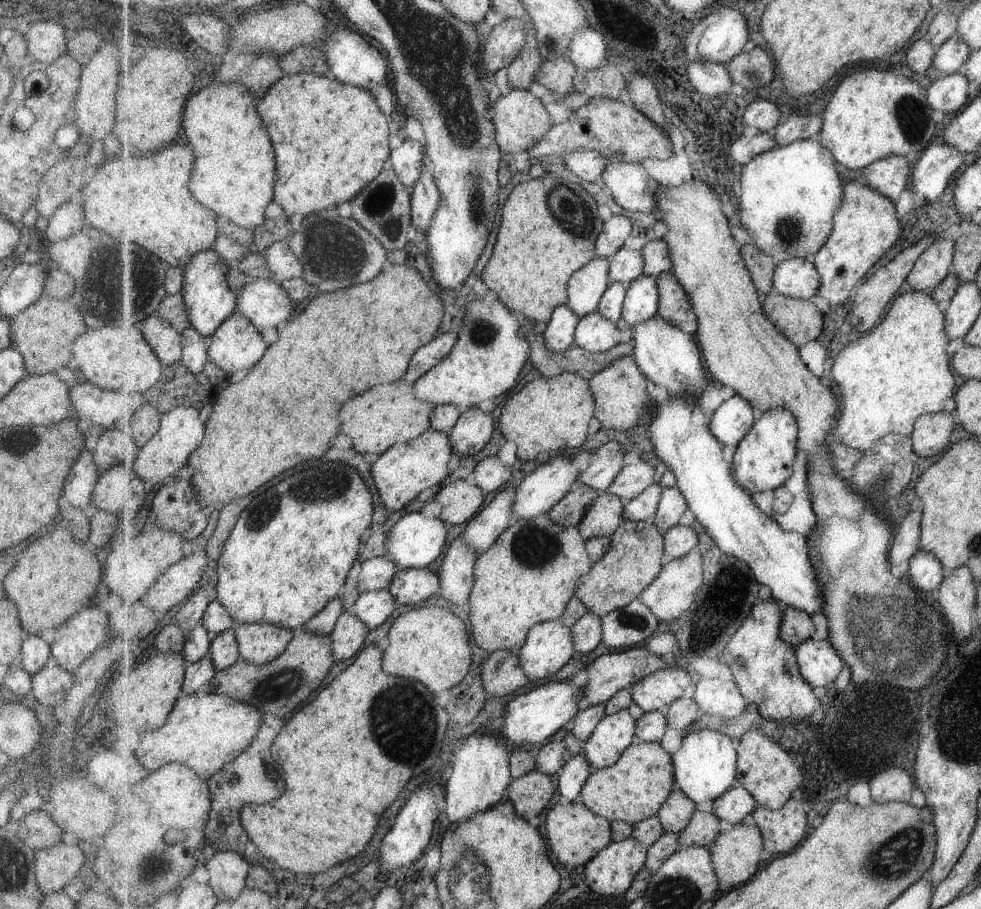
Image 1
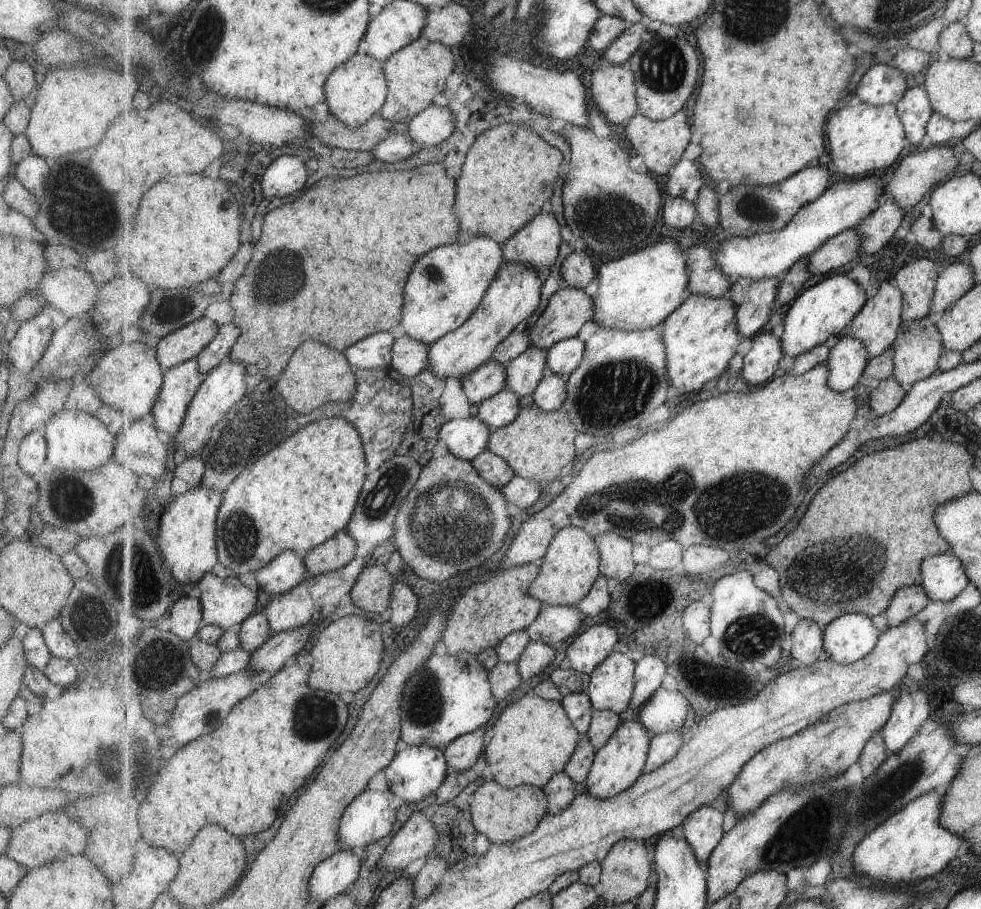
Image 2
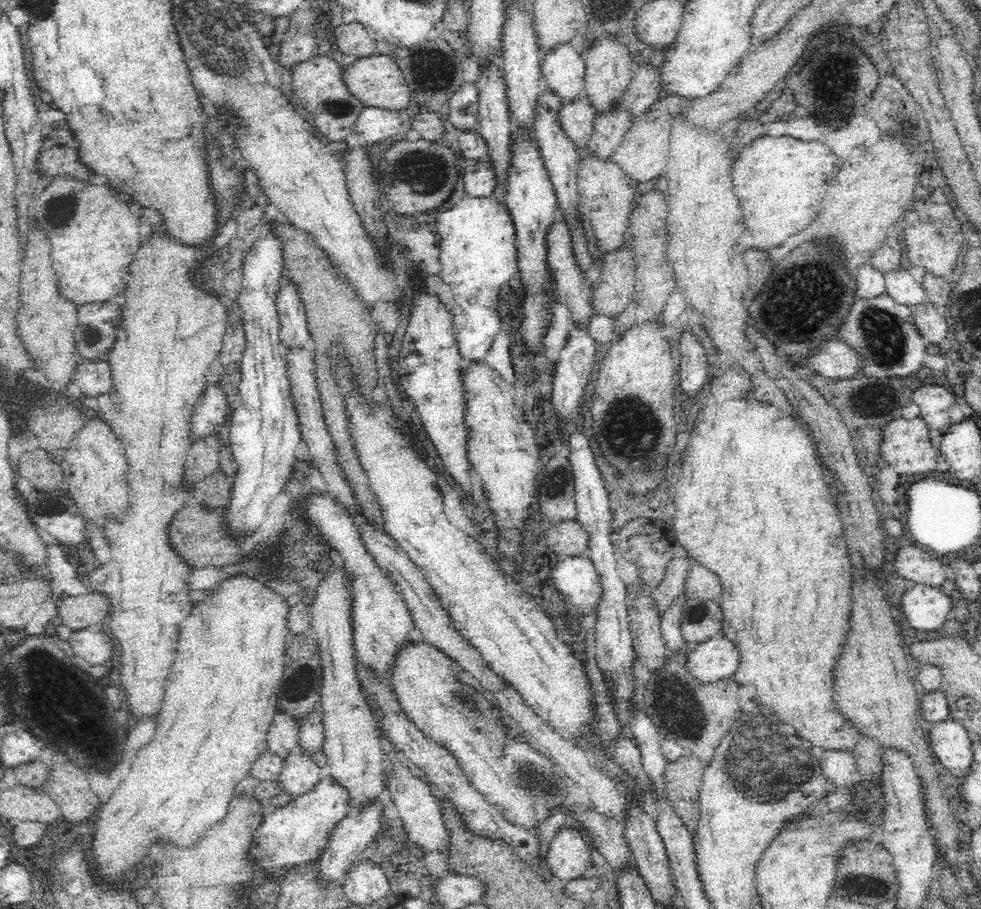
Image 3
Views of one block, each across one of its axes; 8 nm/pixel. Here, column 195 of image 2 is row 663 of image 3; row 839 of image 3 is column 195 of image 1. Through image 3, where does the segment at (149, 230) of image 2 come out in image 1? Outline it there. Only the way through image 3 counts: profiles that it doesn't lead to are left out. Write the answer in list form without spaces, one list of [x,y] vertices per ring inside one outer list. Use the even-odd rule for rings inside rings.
[[[213,80],[186,102],[183,121],[195,152],[191,192],[219,218],[249,230],[263,226],[277,178],[275,148],[253,102],[255,96],[245,84]]]

